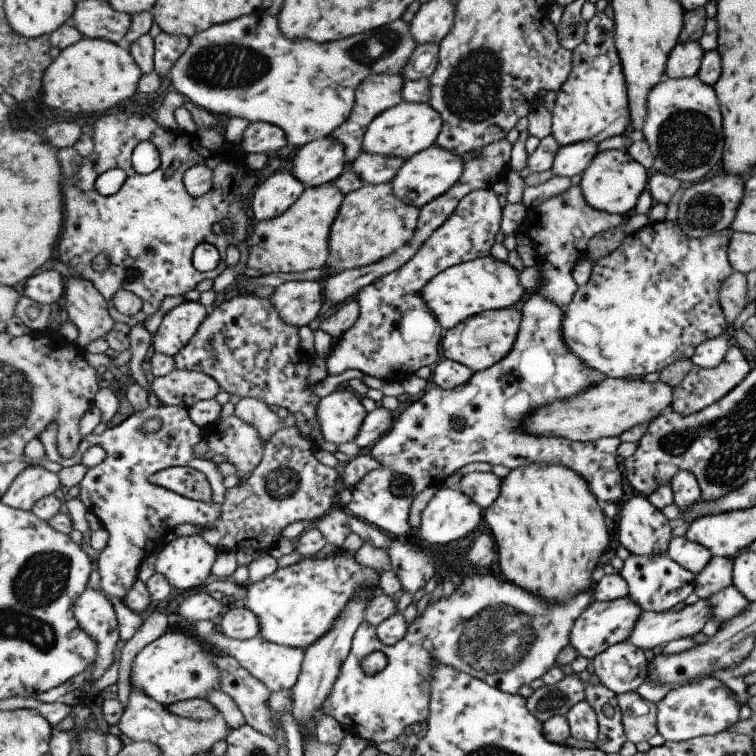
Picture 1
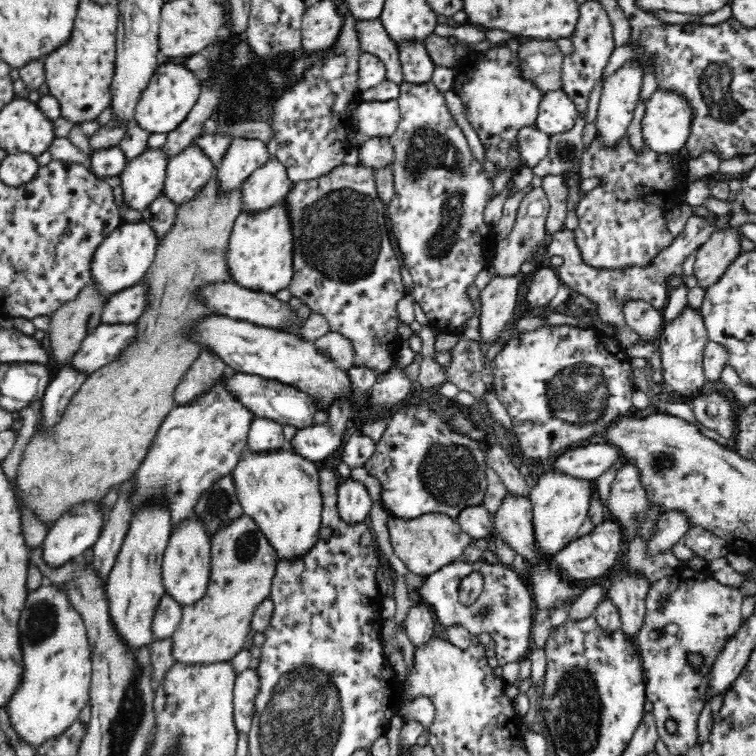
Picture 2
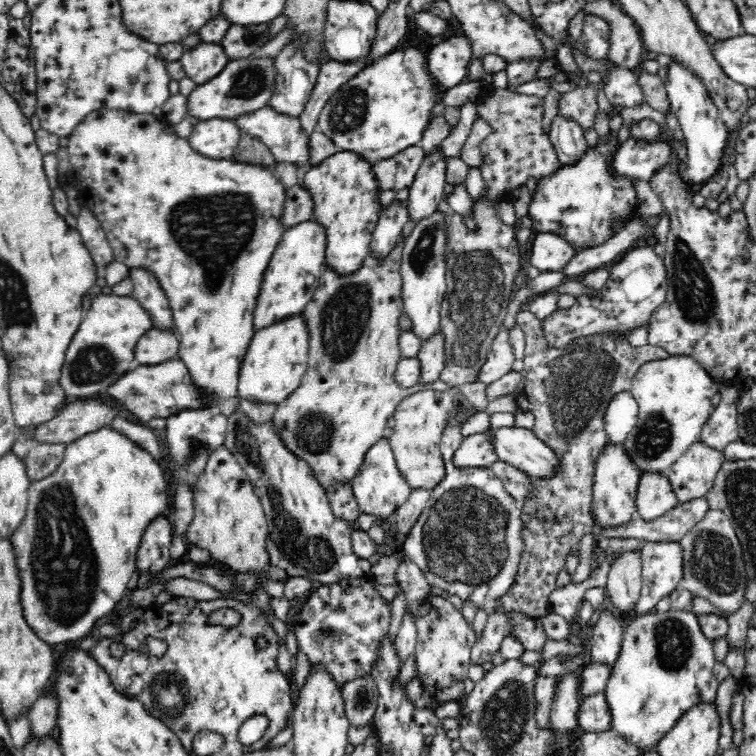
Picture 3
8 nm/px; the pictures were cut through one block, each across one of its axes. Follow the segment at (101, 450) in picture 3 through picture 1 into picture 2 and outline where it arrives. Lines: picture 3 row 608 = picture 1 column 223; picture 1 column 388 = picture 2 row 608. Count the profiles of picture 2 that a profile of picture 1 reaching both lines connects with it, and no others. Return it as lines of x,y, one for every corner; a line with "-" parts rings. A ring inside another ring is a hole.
44,583
29,591
25,611
22,614
22,658
24,658
24,680
6,712
12,728
19,738
37,749
47,738
59,735
67,726
79,720
80,710
86,708
92,676
92,650
87,628
78,612
71,606
67,596
56,585

